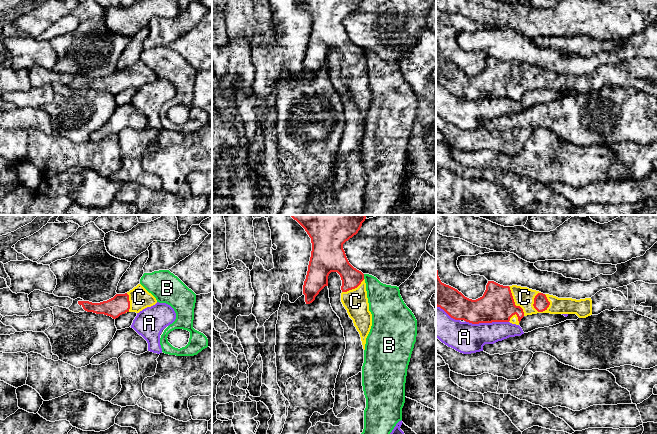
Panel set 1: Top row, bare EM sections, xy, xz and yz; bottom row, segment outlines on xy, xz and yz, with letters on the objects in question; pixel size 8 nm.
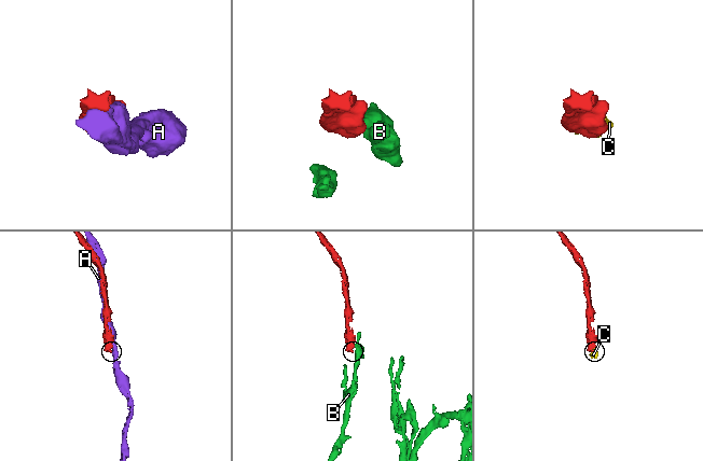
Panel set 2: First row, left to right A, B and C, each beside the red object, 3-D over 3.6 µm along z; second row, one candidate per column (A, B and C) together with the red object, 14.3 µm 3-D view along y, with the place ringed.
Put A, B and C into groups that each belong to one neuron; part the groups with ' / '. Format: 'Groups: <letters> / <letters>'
Groups: A / B / C

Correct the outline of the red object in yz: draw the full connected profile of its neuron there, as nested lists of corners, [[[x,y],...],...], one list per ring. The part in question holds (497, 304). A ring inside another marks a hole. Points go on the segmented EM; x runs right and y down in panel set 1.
[[[436,268],[436,306],[443,309],[451,318],[472,324],[510,322],[519,325],[524,316],[537,313],[576,314],[579,318],[586,318],[591,315],[598,315],[605,310],[634,311],[657,322],[657,284],[636,281],[616,289],[602,289],[591,298],[576,300],[558,298],[527,287],[503,286],[494,281],[488,281],[483,296],[472,300],[465,297],[457,289],[442,283]]]

